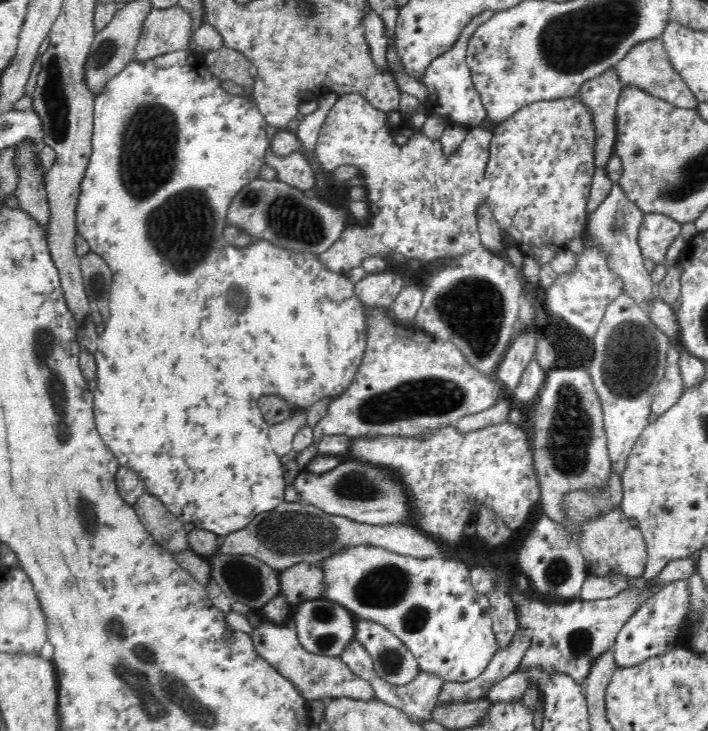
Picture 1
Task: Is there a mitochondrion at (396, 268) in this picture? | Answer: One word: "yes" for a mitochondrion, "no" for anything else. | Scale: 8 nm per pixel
no

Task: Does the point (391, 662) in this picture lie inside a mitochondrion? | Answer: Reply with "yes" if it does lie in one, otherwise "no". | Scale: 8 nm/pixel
yes

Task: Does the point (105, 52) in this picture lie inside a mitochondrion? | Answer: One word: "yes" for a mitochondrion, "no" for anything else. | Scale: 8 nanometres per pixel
yes

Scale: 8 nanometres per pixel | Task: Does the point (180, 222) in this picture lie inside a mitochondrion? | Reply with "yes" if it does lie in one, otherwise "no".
yes

